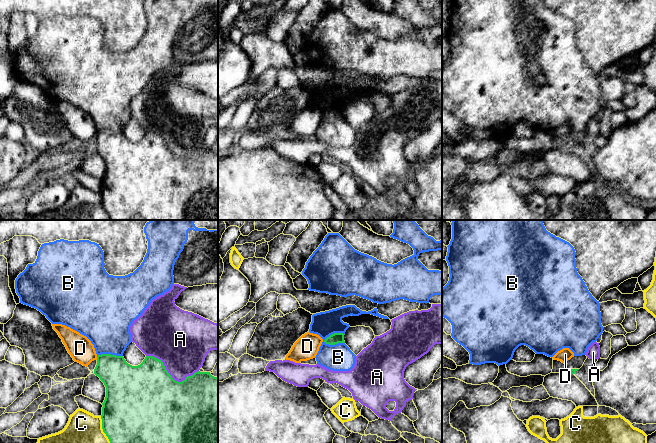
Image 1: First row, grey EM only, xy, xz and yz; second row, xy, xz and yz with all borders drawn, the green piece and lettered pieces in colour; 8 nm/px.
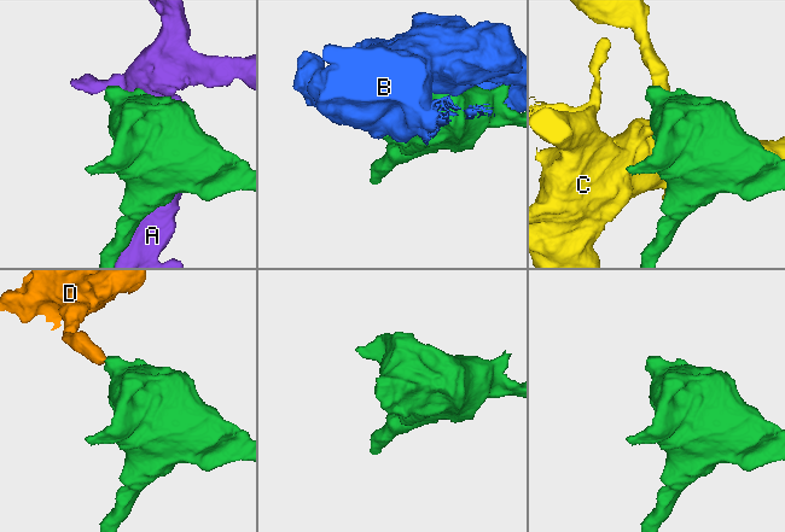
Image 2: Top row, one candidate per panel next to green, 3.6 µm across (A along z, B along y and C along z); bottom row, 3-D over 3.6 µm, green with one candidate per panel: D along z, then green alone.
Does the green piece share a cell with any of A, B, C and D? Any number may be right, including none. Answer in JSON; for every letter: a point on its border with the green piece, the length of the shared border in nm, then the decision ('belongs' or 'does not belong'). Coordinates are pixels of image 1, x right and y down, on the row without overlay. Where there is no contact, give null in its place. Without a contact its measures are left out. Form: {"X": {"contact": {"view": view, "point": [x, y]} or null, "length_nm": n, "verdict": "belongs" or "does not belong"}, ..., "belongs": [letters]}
{"A": {"contact": {"view": "xy", "point": [170, 151]}, "length_nm": 440, "verdict": "does not belong"}, "B": {"contact": {"view": "xz", "point": [334, 109]}, "length_nm": 190, "verdict": "does not belong"}, "C": {"contact": {"view": "xy", "point": [103, 206]}, "length_nm": 240, "verdict": "does not belong"}, "D": {"contact": {"view": "xy", "point": [97, 134]}, "length_nm": 30, "verdict": "does not belong"}, "belongs": []}

